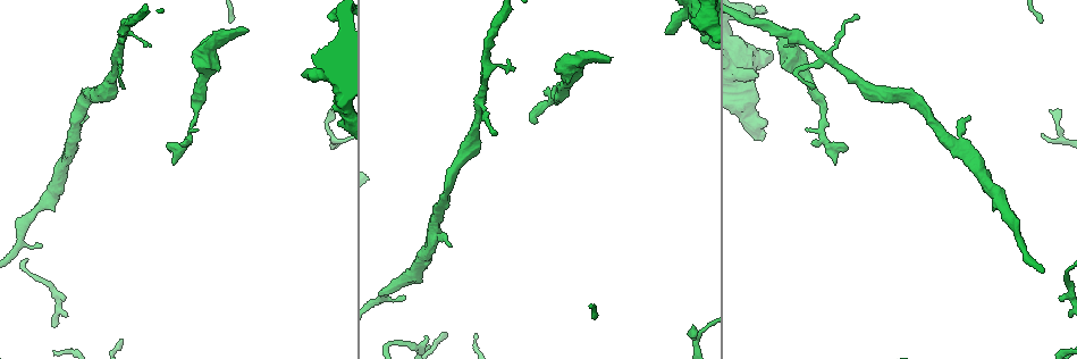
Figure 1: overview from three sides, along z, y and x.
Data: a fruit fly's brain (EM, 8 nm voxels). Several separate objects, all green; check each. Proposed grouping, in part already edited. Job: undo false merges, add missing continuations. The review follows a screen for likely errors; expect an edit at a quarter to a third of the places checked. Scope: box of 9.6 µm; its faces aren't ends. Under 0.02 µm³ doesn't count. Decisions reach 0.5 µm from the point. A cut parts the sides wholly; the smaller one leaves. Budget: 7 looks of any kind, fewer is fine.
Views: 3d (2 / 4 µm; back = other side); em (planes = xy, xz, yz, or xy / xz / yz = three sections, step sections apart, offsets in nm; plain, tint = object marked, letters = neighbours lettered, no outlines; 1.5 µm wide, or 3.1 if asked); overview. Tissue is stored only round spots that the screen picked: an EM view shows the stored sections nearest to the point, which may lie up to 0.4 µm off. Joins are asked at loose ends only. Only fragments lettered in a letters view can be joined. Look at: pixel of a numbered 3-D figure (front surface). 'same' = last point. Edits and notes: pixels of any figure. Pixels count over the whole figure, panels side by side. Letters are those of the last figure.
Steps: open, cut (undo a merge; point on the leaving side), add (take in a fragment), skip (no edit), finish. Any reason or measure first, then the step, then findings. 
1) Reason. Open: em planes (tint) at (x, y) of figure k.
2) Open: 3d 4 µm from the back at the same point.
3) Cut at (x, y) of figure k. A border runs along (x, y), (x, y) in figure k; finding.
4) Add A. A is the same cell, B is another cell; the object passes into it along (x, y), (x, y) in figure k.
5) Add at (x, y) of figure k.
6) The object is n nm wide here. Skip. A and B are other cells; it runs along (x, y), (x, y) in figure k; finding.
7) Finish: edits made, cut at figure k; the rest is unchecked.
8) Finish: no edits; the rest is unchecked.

Branch stops here. Open: 3d 4 µm from the back at (40, 245) of figure 1.

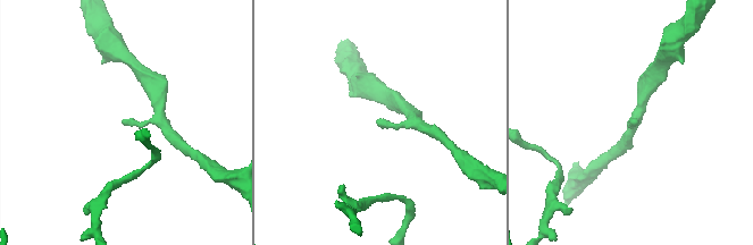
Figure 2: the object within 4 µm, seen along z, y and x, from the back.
Open: em yz step 4 (tint) at (123, 121) of figure 2.

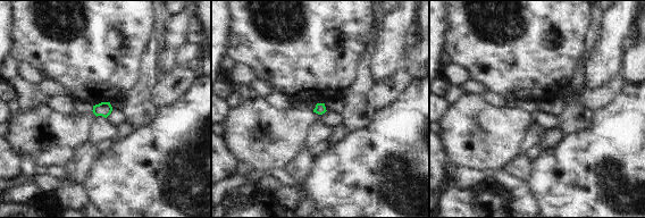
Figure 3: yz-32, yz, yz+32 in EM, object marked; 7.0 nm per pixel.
Another direction. Open: em planes (letters) at the same point.

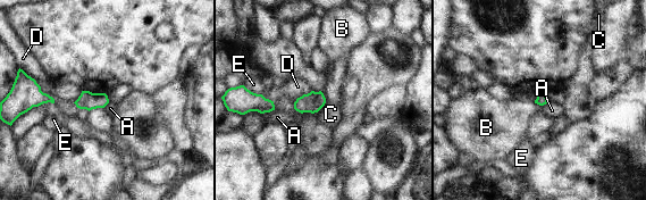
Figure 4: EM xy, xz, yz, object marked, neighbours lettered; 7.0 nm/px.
Skip. A, B, C, D and E are other cells; a border runs along (547, 101), (543, 105), (535, 103) in figure 4; none of them fits.

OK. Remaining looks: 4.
Branch stops here. Open: em xz step 8 (letters) at (813, 85) of figure 1.

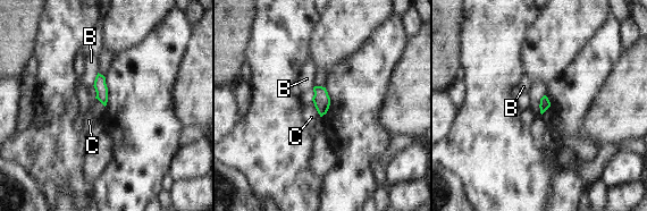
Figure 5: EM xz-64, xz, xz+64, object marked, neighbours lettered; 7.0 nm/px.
The longest contact is with C, 130 nm. Skip. B and C are other cells; a border runs along (312, 100), (320, 116) in figure 5; no lettered fragment goes on from it.

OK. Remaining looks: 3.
An open end. Open: em planes (plain) at (757, 74) of figure 1.

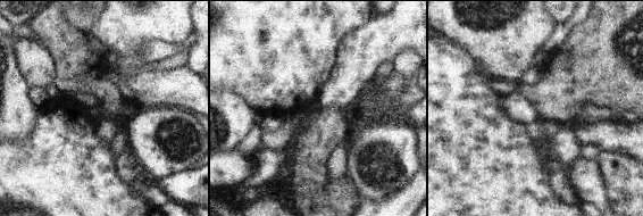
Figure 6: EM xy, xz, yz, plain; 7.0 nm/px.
Open: em planes (letters) at the same point.

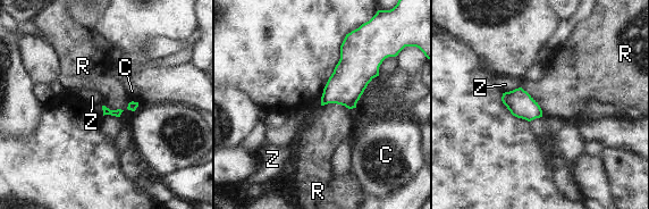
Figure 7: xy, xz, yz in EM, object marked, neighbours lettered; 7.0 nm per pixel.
Skip. C, R and Z are other cells; a border runs along (521, 86), (539, 106), (542, 115) in figure 7; no lettered fragment goes on from it.

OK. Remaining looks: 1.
Finish: no edits; the rest is unchecked.

